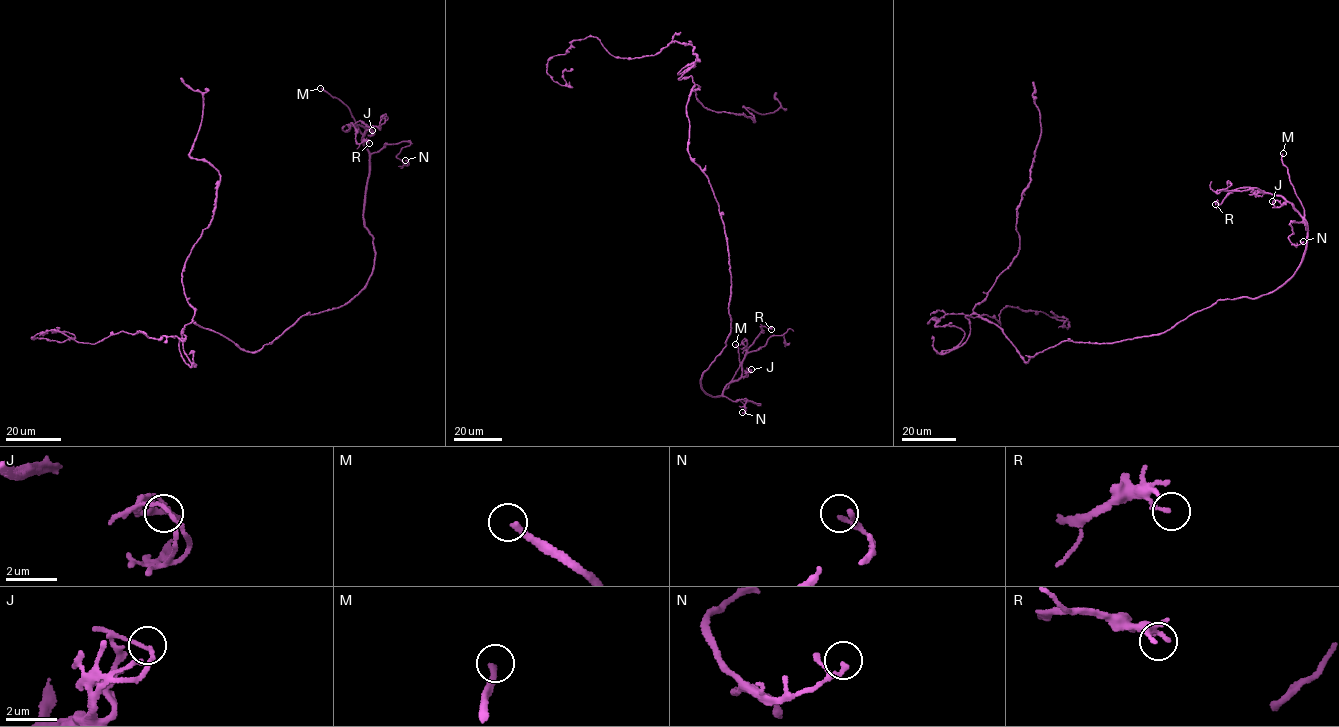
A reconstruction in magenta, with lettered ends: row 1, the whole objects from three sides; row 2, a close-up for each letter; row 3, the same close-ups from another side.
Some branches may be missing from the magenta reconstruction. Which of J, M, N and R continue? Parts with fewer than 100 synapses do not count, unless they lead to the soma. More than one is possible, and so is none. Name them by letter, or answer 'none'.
M

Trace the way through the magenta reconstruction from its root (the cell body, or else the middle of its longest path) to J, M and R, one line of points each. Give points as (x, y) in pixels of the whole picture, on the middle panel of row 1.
J: (688, 145), (718, 204), (731, 276), (729, 335), (703, 372), (702, 388), (713, 396), (723, 394), (751, 369)
M: (688, 145), (718, 204), (731, 276), (730, 332), (703, 374), (707, 393), (729, 388), (740, 367), (735, 344)
R: (688, 145), (718, 204), (731, 276), (729, 335), (703, 372), (704, 391), (723, 394), (761, 326), (771, 329)

